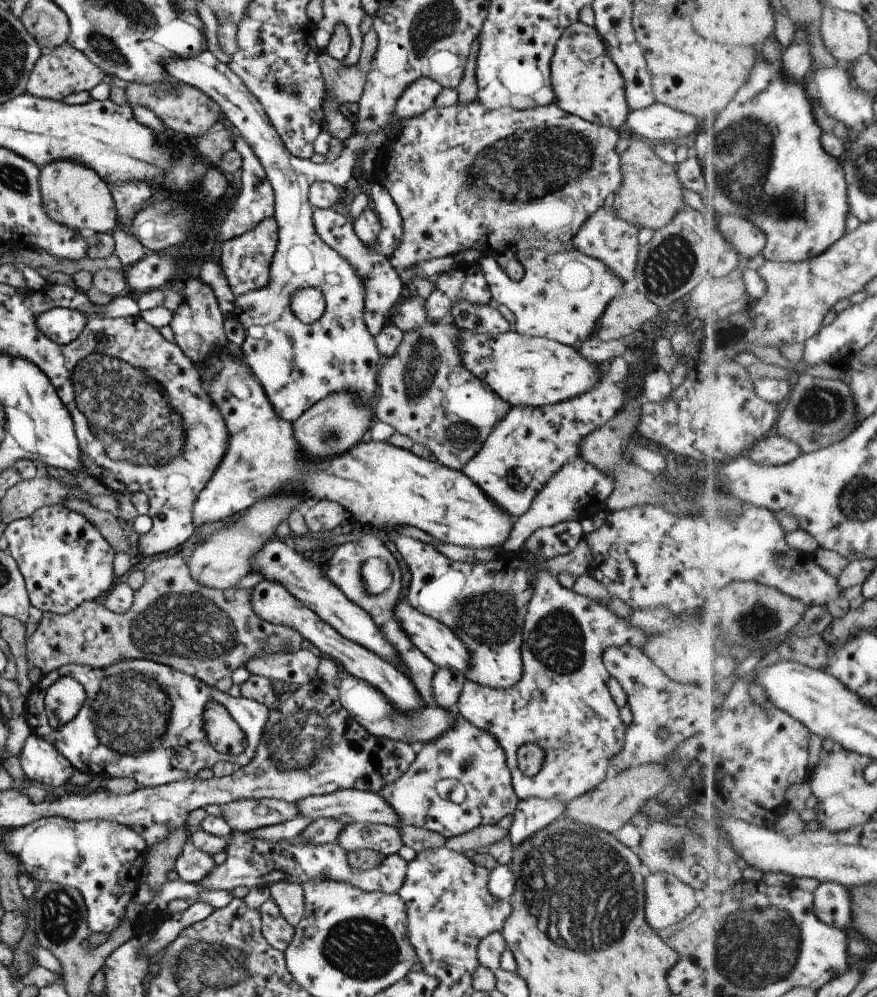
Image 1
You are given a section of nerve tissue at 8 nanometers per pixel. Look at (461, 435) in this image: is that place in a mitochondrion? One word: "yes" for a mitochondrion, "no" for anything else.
yes

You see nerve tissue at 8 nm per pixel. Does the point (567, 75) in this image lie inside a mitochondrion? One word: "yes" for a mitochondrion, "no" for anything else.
no

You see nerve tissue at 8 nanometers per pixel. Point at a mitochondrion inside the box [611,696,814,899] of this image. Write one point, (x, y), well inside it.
(676, 850)

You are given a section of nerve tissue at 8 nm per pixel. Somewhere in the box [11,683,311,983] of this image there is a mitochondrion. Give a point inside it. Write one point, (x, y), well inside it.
(59, 914)

